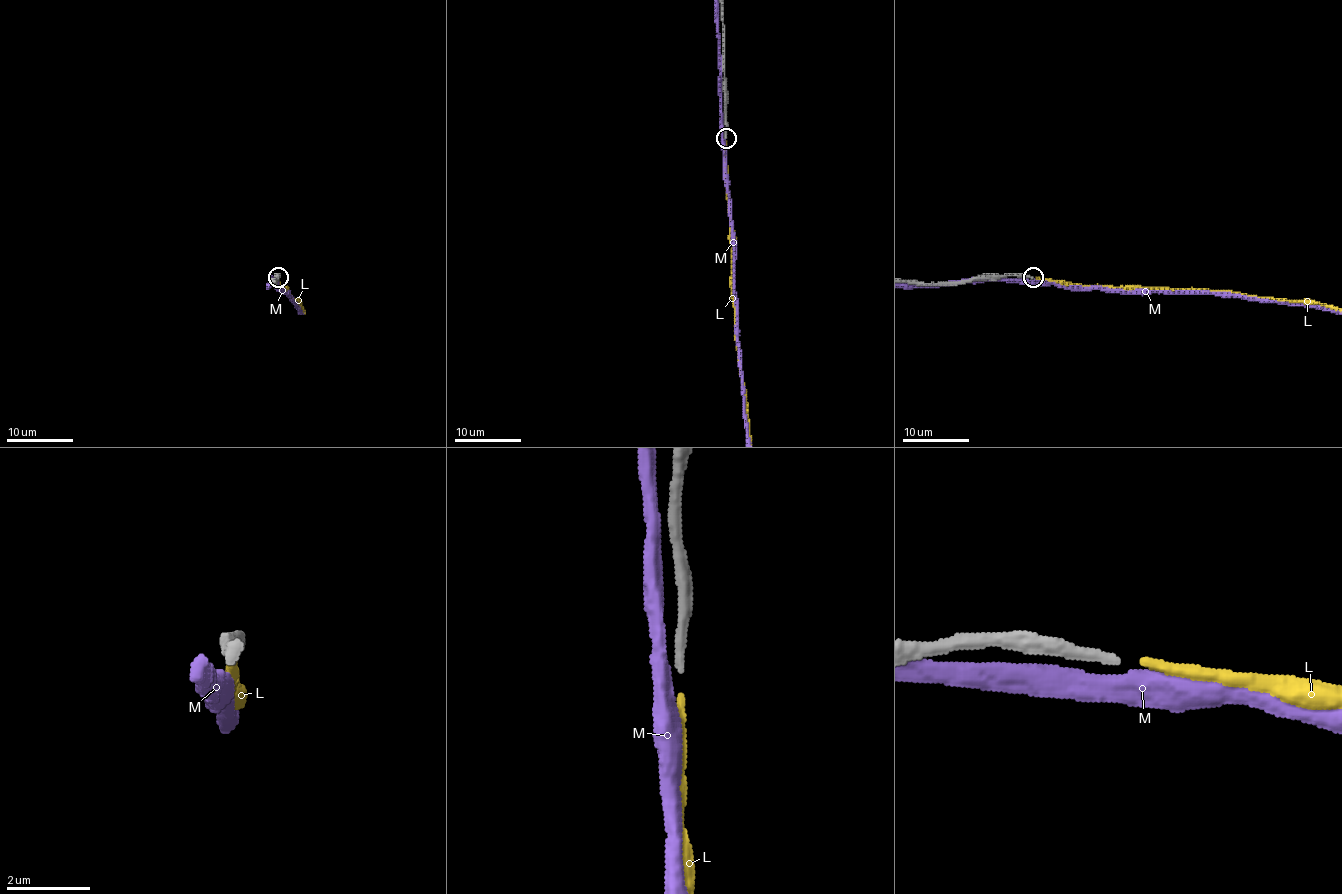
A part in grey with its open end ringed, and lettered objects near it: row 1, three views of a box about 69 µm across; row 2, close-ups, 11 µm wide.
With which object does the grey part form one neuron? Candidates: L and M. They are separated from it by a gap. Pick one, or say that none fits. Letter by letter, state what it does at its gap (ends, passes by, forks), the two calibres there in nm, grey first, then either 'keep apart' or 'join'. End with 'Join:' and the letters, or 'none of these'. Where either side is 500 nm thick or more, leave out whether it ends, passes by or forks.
L: it ends; calibres 220 and 200 nm; join
M: it passes by; calibres 220 and 460 nm; keep apart
Join: L

